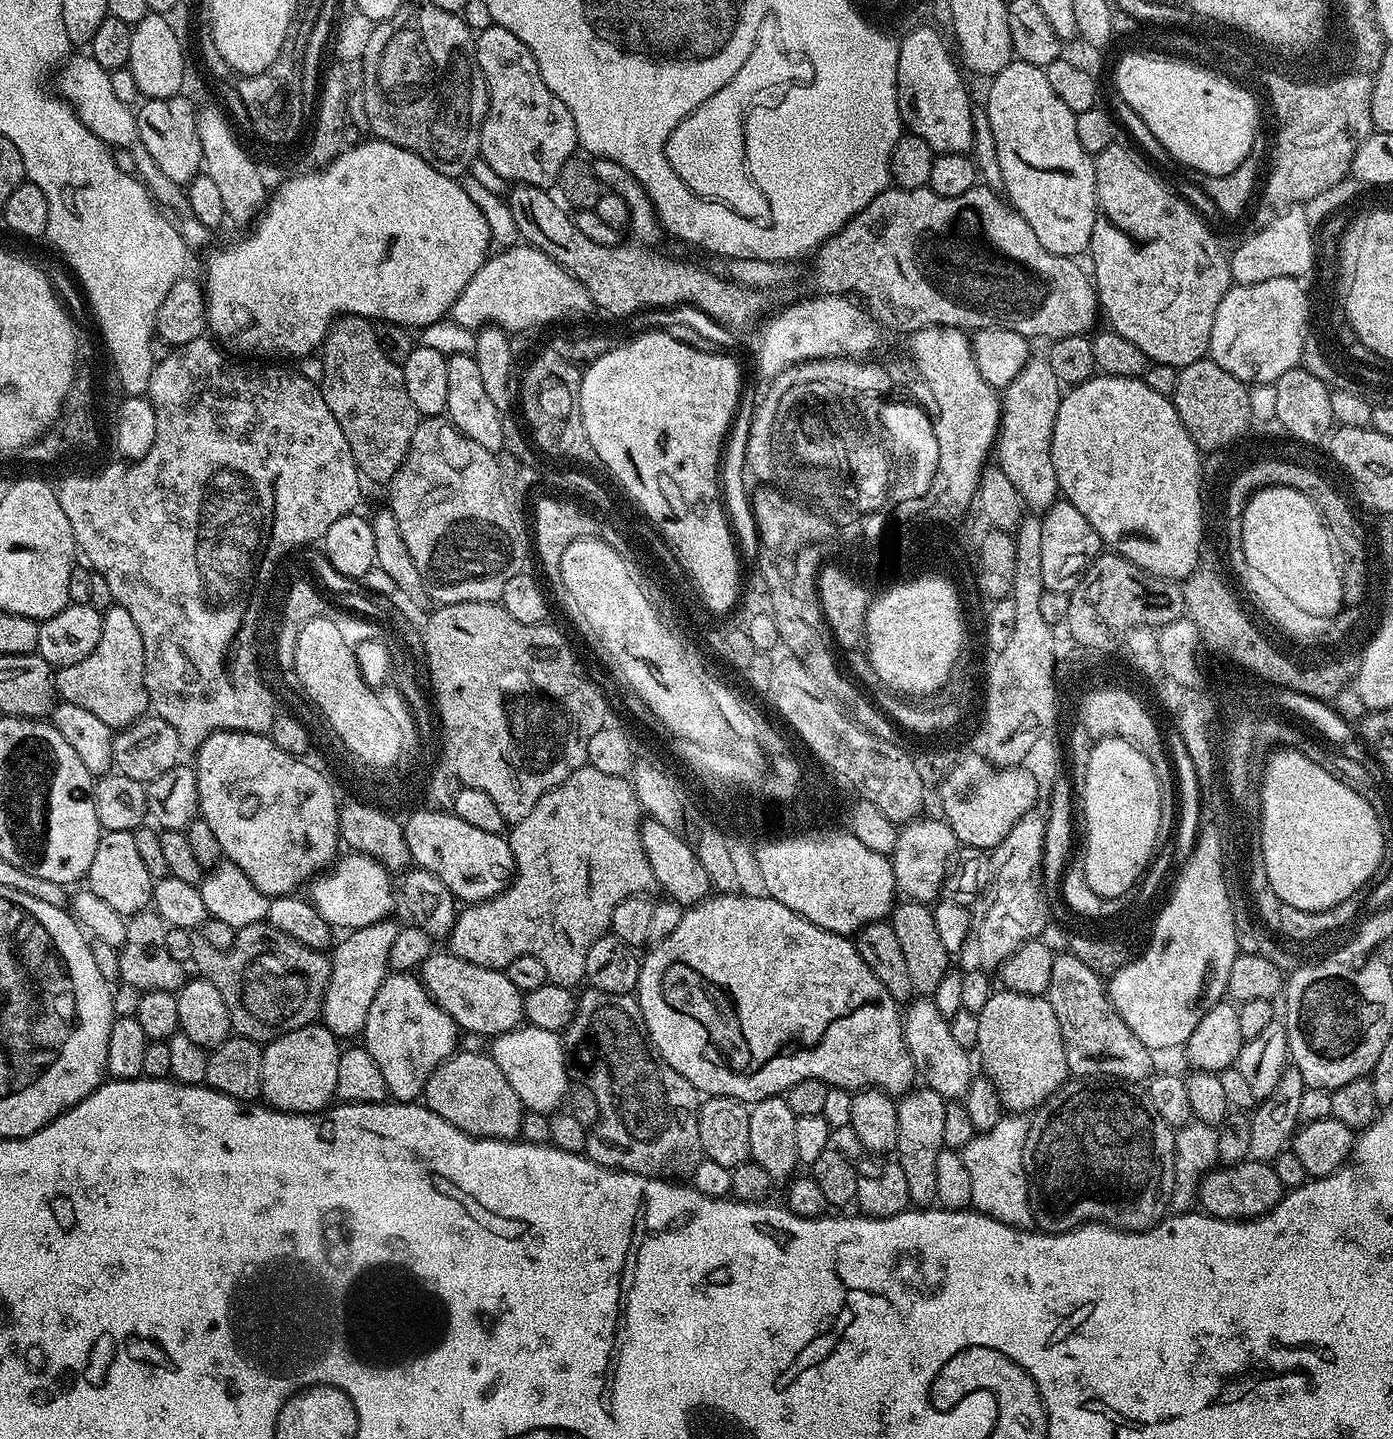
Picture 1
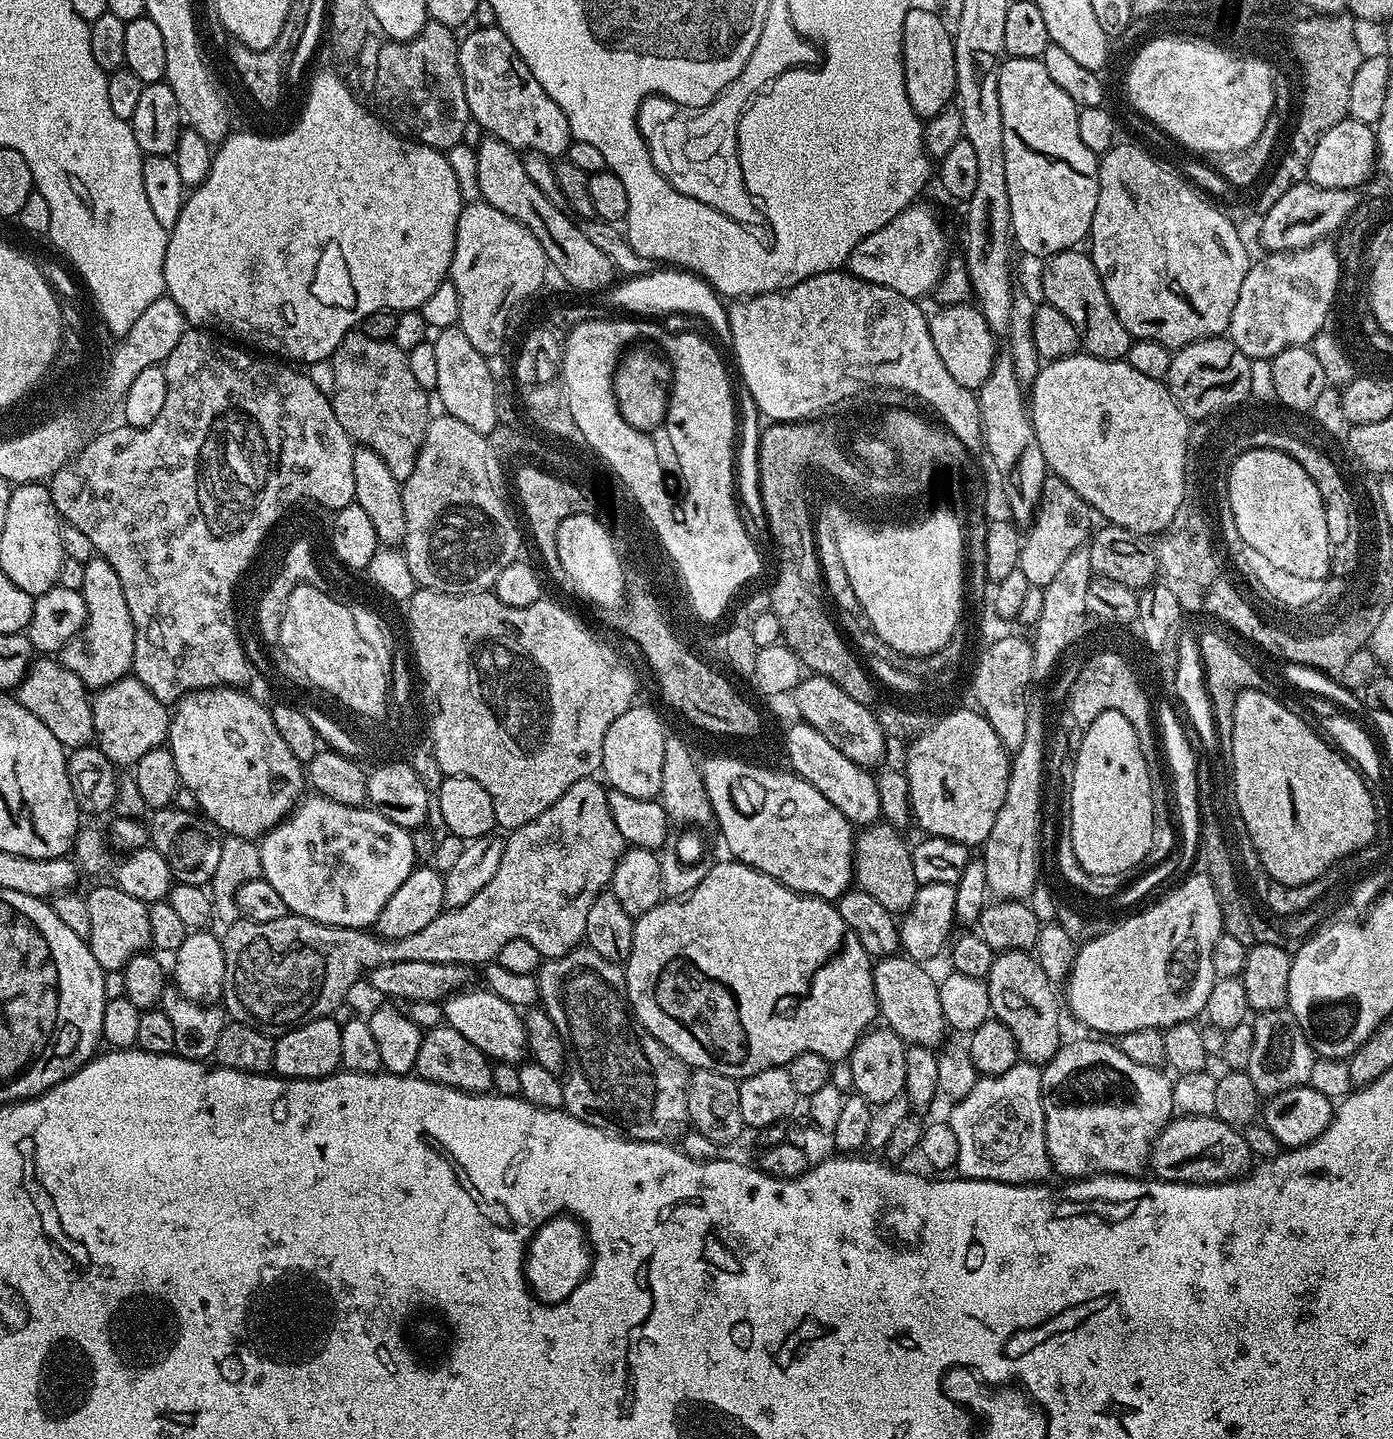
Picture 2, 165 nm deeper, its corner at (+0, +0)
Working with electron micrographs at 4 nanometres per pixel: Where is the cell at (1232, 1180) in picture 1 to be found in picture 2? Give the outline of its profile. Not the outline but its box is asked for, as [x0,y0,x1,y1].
[1150,1114,1254,1184]

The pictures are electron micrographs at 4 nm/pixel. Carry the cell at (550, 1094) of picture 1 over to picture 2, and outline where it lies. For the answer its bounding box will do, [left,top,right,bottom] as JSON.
[443,990,528,1065]

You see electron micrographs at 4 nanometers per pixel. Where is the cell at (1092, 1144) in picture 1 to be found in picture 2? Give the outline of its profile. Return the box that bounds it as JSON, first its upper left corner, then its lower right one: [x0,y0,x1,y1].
[1040,1038,1174,1181]

